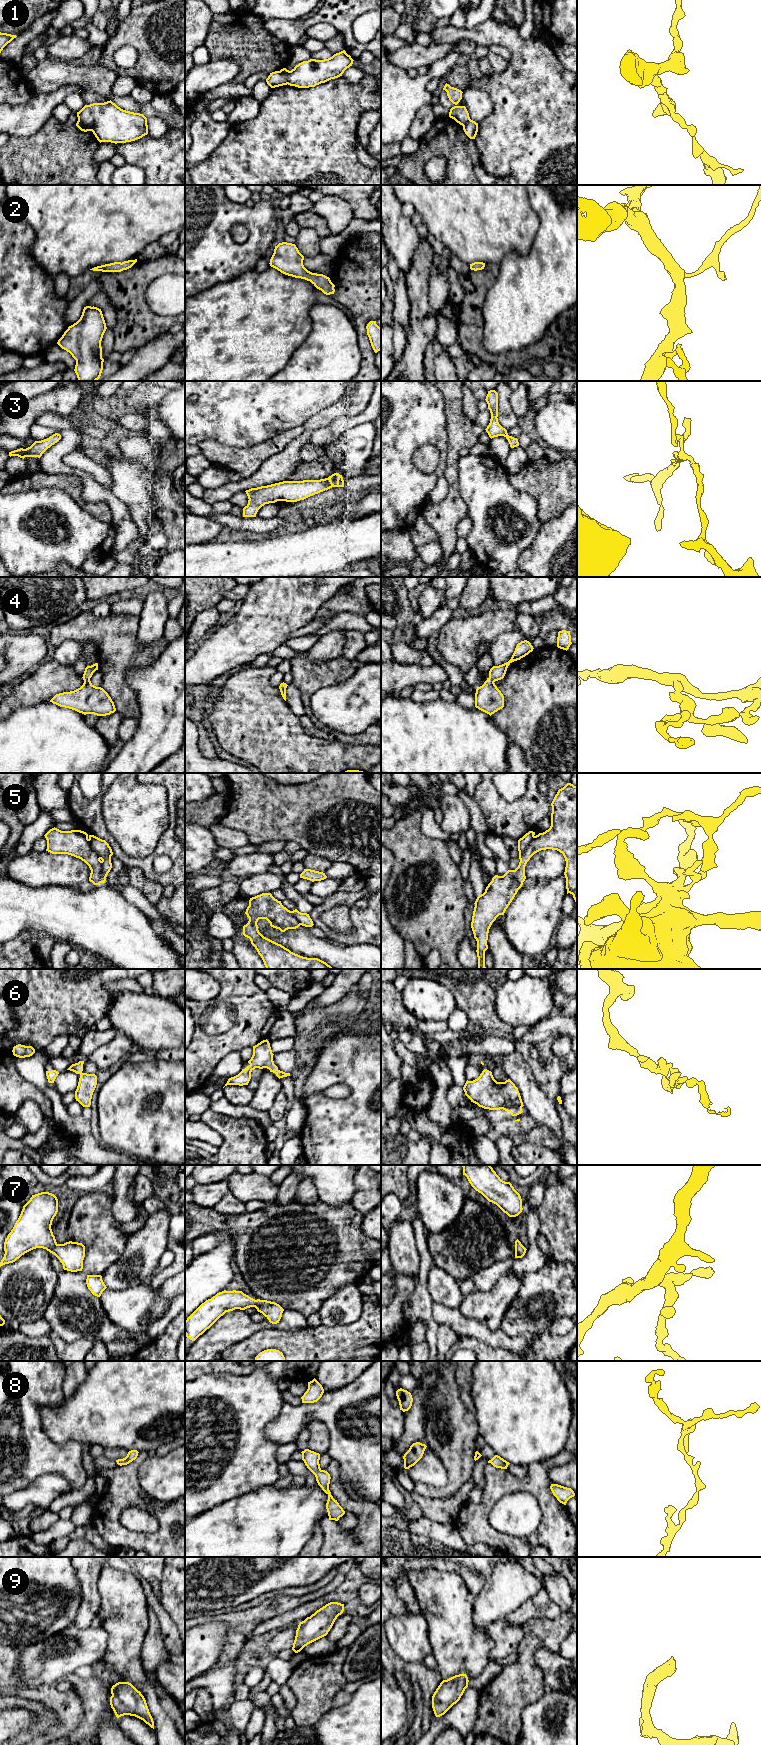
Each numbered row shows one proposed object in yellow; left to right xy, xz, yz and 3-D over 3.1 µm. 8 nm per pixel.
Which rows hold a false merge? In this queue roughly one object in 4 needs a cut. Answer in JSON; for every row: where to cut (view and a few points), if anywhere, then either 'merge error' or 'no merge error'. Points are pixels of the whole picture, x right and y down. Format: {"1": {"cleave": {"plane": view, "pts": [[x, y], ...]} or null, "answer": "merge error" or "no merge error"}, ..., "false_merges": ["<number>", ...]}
{"1": {"cleave": {"plane": "xy", "pts": [[78, 120], [88, 125], [92, 130]]}, "answer": "merge error"}, "2": {"cleave": null, "answer": "no merge error"}, "3": {"cleave": null, "answer": "no merge error"}, "4": {"cleave": null, "answer": "no merge error"}, "5": {"cleave": {"plane": "xy", "pts": [[102, 861], [100, 882]]}, "answer": "merge error"}, "6": {"cleave": null, "answer": "no merge error"}, "7": {"cleave": null, "answer": "no merge error"}, "8": {"cleave": null, "answer": "no merge error"}, "9": {"cleave": null, "answer": "no merge error"}, "false_merges": ["1", "5"]}

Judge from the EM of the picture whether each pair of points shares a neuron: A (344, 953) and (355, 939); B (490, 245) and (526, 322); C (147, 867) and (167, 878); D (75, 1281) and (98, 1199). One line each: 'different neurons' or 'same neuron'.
A: different neurons
B: different neurons
C: same neuron
D: same neuron

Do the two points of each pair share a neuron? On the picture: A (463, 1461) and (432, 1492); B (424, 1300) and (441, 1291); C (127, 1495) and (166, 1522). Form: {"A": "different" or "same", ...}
{"A": "same", "B": "different", "C": "same"}

